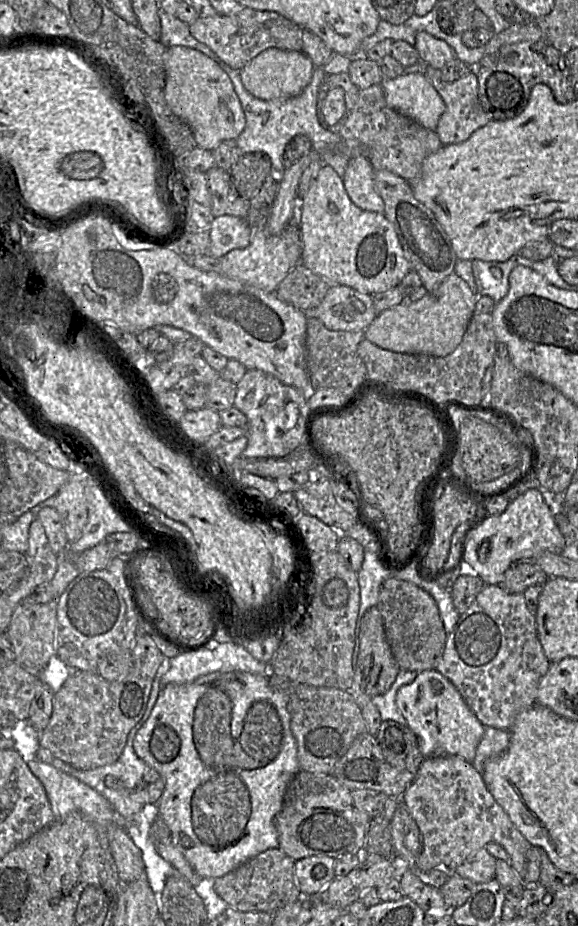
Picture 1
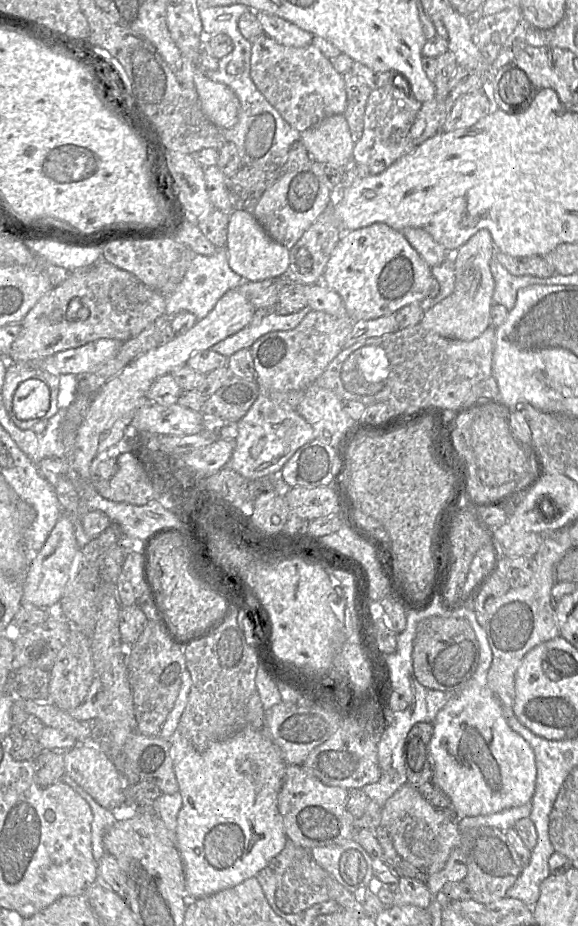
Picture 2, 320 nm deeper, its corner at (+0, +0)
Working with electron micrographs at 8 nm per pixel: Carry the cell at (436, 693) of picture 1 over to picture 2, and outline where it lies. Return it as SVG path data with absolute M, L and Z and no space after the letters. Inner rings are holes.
M467 686L460 693L451 696L432 724L429 748L435 779L449 797L458 820L494 814L531 802L537 777L534 752L527 741L509 726L504 717L503 706L488 687Z

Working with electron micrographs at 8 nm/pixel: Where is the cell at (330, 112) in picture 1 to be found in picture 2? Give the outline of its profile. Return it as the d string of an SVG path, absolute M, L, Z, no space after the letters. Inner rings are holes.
M351 70L342 75L347 95L347 105L343 115L347 120L351 137L356 142L363 133L365 107L372 89Z

